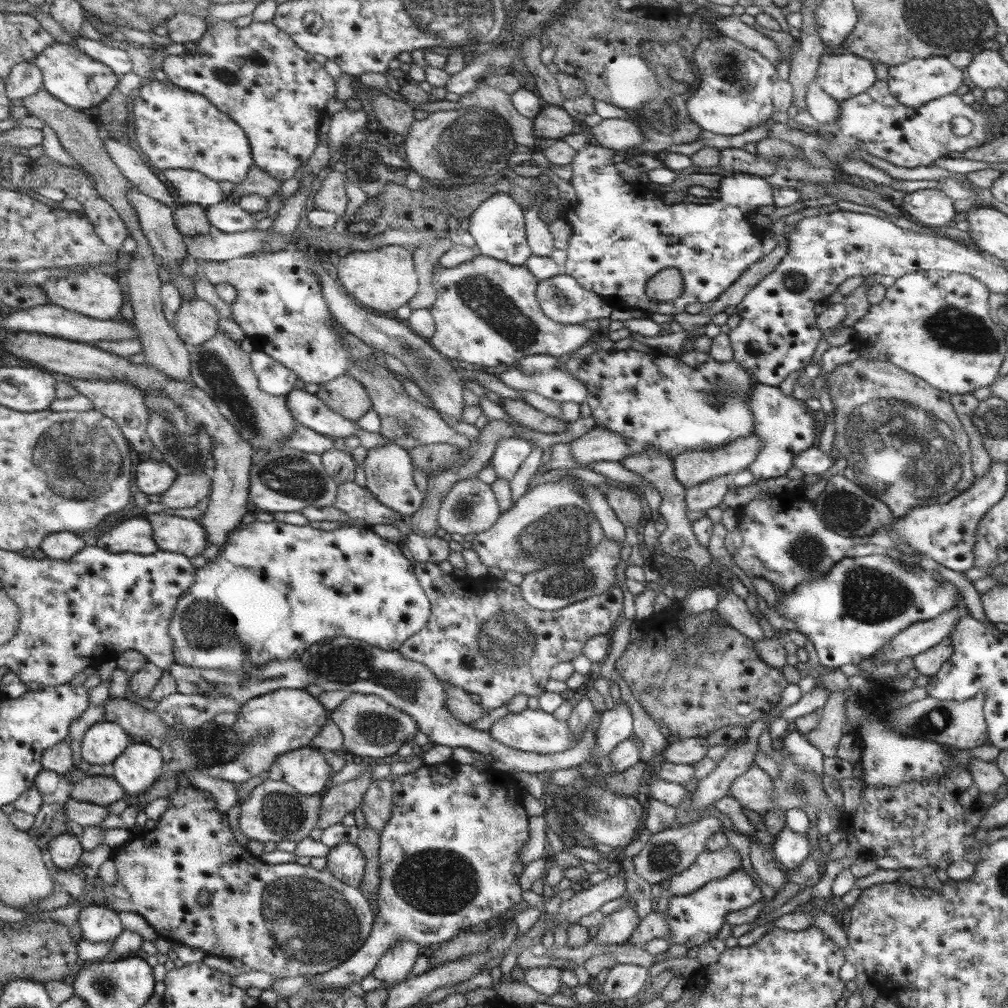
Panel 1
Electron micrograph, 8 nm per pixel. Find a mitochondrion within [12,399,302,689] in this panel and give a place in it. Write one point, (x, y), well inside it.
(76, 459)

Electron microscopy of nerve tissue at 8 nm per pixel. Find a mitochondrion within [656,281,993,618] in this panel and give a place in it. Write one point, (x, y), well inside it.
(917, 451)

